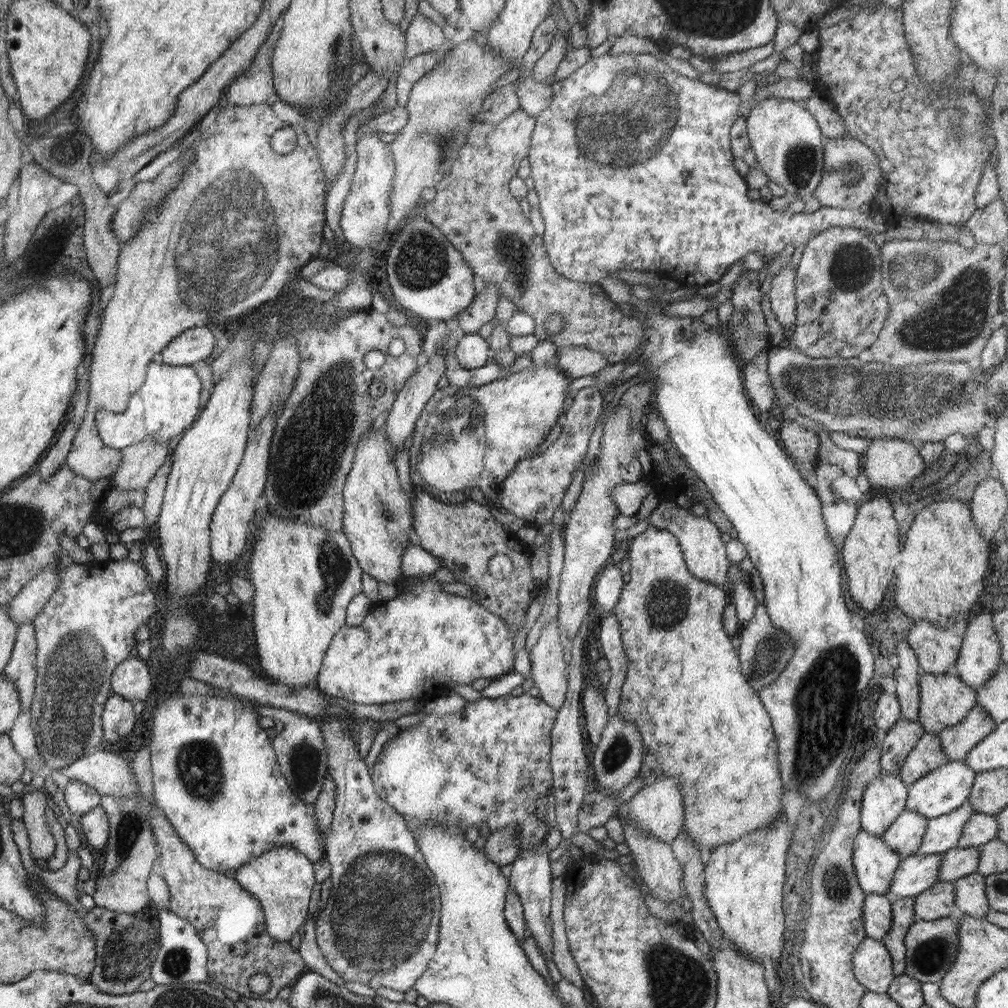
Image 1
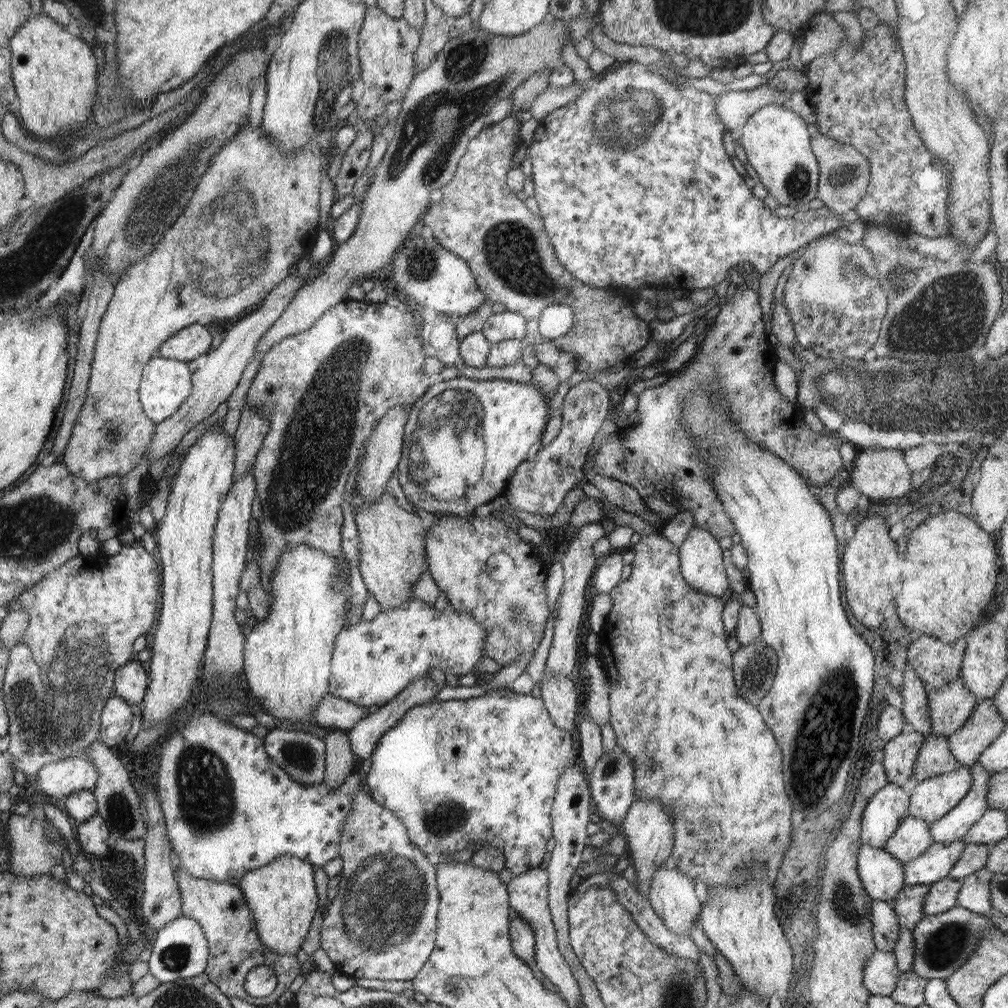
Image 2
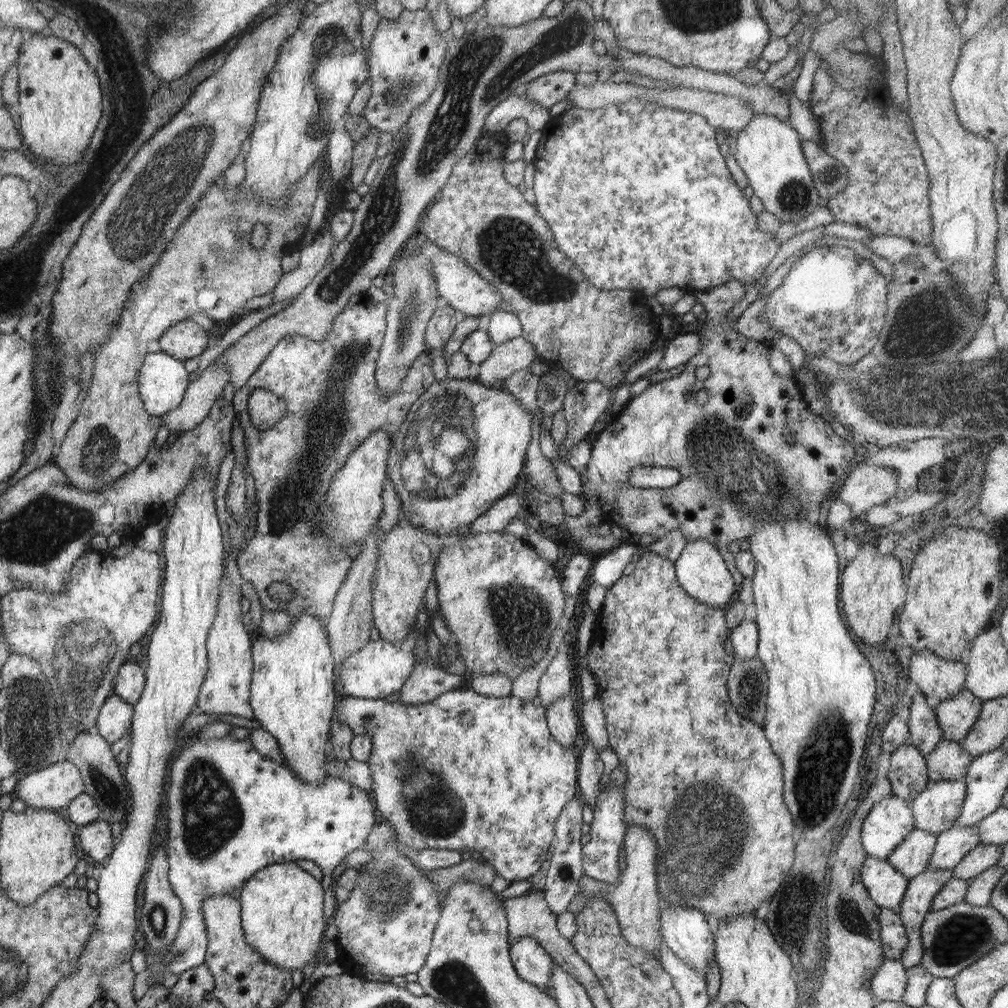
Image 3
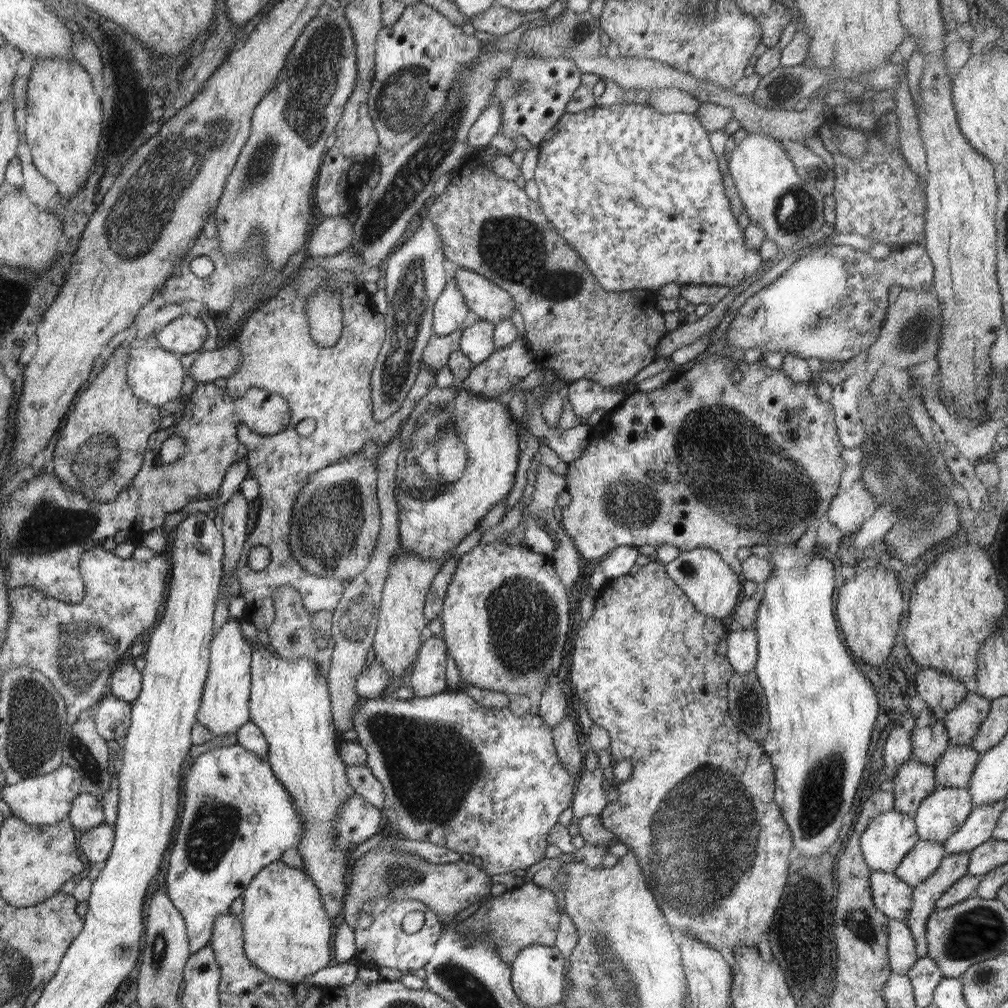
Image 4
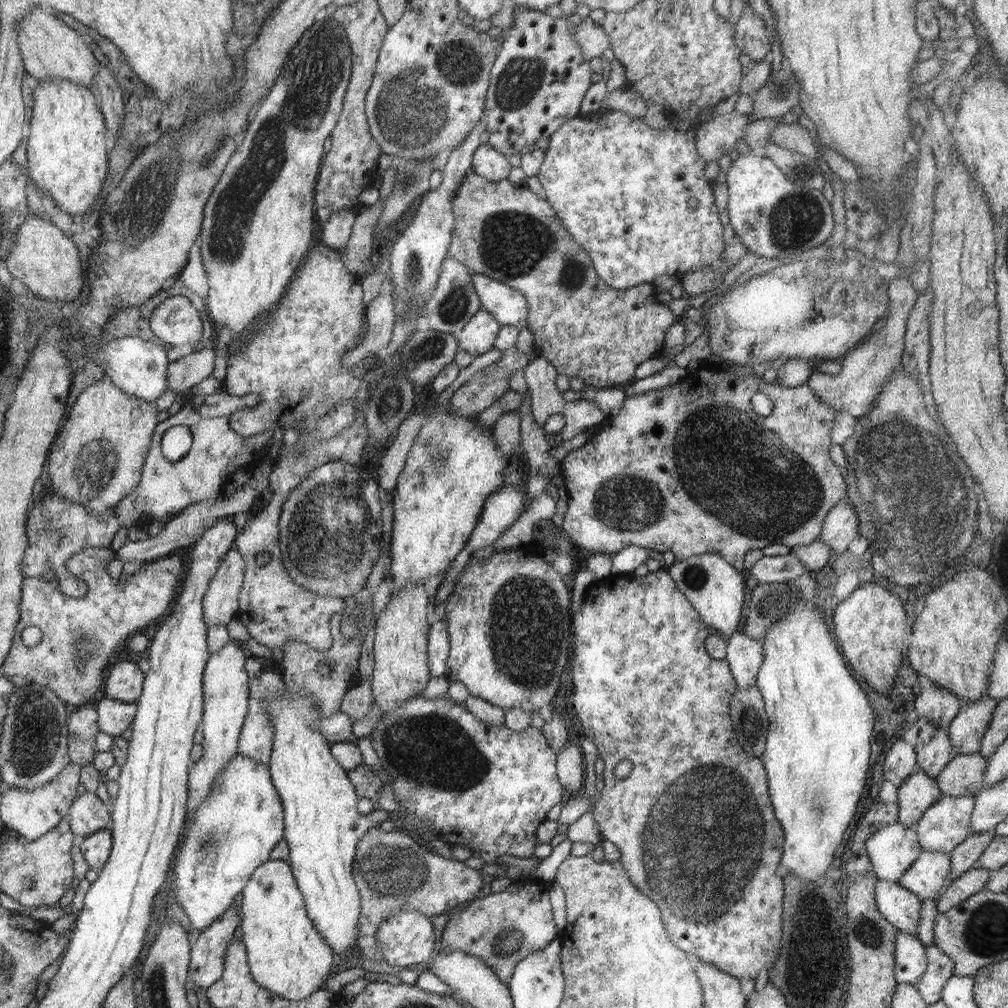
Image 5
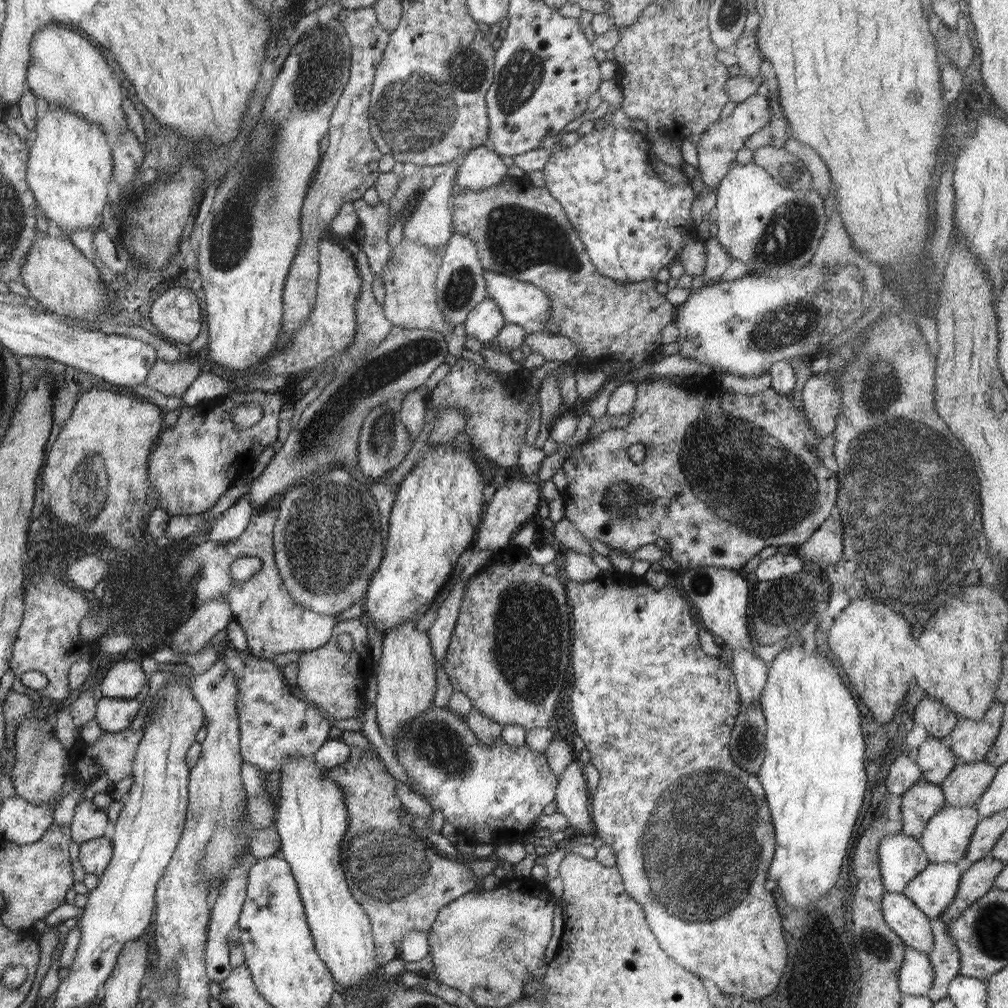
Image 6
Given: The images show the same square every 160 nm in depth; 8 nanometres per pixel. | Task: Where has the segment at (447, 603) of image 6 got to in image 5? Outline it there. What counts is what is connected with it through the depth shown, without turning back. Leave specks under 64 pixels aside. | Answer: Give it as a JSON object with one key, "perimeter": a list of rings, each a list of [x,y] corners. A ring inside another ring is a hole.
{"perimeter":[[[447,620],[434,622],[428,633],[427,659],[431,676],[445,676],[450,643],[447,631]]]}

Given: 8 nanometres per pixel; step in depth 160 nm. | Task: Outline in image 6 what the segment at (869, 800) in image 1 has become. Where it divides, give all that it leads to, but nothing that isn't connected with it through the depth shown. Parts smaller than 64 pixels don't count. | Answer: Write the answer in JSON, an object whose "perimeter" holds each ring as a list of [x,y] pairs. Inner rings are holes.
{"perimeter":[[[903,832],[880,841],[878,858],[885,892],[896,894],[903,893],[907,884],[930,863],[919,840]]]}

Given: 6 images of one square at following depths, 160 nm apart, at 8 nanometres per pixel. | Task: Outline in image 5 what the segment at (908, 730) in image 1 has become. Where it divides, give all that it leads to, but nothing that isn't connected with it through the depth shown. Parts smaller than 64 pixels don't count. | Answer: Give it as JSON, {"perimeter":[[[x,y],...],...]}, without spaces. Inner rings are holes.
{"perimeter":[[[921,770],[910,775],[898,788],[898,823],[914,827],[922,819],[926,809],[935,804],[941,796],[934,778]]]}

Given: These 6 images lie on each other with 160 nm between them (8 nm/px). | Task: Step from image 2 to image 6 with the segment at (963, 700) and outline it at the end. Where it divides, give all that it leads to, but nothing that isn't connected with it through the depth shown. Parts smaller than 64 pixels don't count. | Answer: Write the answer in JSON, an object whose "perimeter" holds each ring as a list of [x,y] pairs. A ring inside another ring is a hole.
{"perimeter":[[[995,702],[982,720],[958,717],[954,730],[944,739],[959,761],[985,760],[998,736],[1003,719],[1004,703]]]}

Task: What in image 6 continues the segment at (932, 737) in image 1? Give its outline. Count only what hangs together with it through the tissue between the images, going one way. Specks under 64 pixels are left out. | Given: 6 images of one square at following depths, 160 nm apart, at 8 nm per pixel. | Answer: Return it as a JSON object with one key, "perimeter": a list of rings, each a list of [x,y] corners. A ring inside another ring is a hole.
{"perimeter":[[[985,760],[958,761],[950,775],[940,785],[945,805],[954,808],[976,807],[996,773],[997,766]]]}

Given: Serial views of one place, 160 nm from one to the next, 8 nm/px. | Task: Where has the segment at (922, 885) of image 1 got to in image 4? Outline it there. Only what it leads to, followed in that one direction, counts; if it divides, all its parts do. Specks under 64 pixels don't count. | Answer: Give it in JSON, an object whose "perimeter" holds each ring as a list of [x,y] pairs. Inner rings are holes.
{"perimeter":[[[1000,800],[996,804],[973,808],[964,824],[944,843],[945,856],[972,852],[984,842],[991,840],[993,838],[992,831],[1003,810],[1004,800]]]}

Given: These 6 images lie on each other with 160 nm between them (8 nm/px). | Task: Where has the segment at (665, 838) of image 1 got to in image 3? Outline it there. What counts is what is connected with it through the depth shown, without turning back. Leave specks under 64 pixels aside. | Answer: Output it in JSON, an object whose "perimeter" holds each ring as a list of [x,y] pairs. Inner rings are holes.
{"perimeter":[[[630,826],[625,834],[623,850],[626,852],[627,866],[621,871],[619,881],[615,885],[606,884],[583,874],[578,881],[580,895],[570,901],[567,912],[576,915],[583,910],[589,900],[603,898],[616,914],[623,940],[659,959],[661,954],[659,948],[661,948],[661,937],[663,937],[660,929],[662,900],[658,894],[655,864],[660,847],[645,826]]]}

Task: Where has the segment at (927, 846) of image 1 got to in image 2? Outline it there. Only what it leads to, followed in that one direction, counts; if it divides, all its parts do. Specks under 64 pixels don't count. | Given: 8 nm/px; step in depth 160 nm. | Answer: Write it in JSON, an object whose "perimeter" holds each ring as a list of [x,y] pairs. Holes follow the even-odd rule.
{"perimeter":[[[976,764],[969,769],[972,774],[972,786],[966,797],[941,820],[929,825],[934,843],[952,844],[962,840],[968,829],[978,823],[989,810],[986,795],[988,795],[990,774],[994,772],[987,771],[983,766]]]}

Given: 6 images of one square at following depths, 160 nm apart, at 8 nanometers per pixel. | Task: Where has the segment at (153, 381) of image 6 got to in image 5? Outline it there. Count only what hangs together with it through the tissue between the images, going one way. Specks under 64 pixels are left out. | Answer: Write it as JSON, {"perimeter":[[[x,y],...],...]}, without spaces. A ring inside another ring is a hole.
{"perimeter":[[[213,346],[190,353],[178,360],[170,362],[168,387],[176,394],[182,394],[191,387],[213,375],[215,352]]]}

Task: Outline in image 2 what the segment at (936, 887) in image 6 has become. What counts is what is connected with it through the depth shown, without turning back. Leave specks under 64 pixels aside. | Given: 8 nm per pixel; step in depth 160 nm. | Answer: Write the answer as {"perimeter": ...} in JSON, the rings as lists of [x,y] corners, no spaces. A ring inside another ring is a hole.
{"perimeter":[[[912,816],[906,817],[884,845],[888,855],[906,863],[920,857],[934,843],[929,825]]]}

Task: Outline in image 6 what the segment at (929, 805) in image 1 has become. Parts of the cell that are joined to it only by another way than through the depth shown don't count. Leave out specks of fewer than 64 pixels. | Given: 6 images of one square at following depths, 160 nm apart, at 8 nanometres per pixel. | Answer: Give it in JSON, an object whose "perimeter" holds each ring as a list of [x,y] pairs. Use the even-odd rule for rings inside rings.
{"perimeter":[[[944,806],[930,818],[919,839],[929,862],[964,864],[970,838],[980,820],[975,807]]]}

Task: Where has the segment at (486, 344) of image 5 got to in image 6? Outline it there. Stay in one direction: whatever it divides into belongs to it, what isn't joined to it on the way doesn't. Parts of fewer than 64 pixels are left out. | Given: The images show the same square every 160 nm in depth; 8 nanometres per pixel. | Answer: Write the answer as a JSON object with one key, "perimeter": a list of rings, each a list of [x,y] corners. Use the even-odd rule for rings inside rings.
{"perimeter":[[[487,297],[468,314],[467,320],[463,324],[468,336],[490,344],[507,323],[498,304],[492,298]]]}

